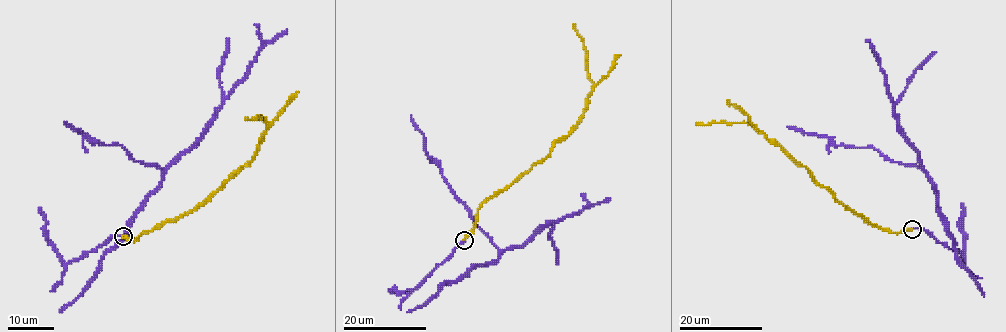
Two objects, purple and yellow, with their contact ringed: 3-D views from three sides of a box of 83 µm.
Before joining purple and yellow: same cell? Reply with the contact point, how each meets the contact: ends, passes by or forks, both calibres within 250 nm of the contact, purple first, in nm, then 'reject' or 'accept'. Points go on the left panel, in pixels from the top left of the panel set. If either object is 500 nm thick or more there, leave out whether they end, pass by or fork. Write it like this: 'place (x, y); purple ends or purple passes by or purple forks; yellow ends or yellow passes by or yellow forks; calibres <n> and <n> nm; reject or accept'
place (123, 236); purple ends; yellow ends; calibres 240 and 240 nm; accept

